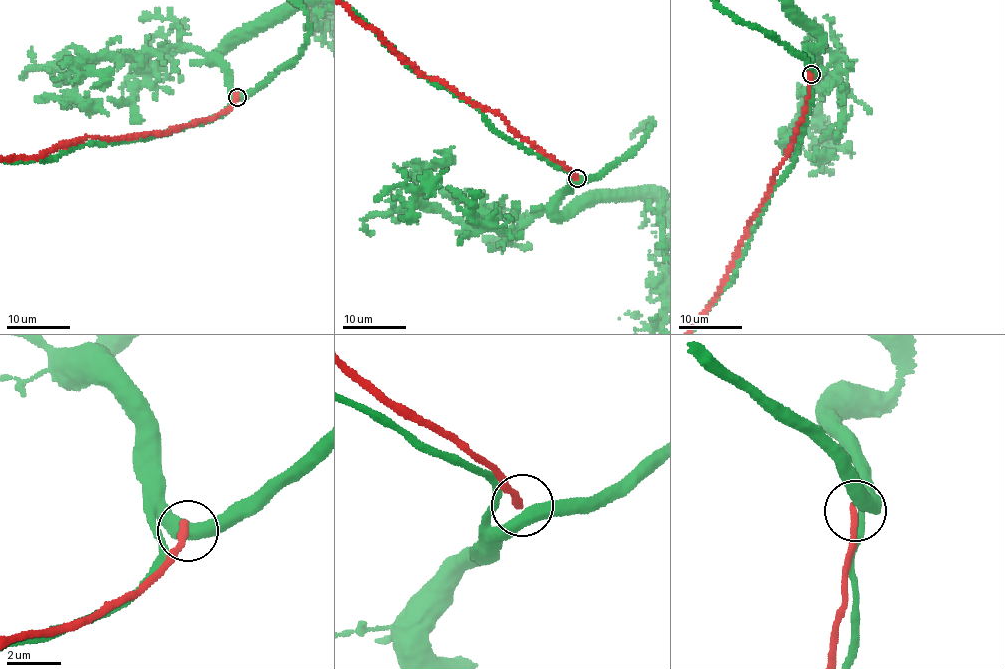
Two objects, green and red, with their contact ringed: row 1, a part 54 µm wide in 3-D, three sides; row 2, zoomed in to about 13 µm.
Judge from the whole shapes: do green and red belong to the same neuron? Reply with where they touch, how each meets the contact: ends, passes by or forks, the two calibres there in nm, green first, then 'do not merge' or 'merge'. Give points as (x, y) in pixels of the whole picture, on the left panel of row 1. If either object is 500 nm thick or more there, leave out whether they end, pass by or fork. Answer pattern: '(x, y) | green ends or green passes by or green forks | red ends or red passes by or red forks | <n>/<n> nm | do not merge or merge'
(237, 97) | green passes by | red ends | 480/280 nm | do not merge

